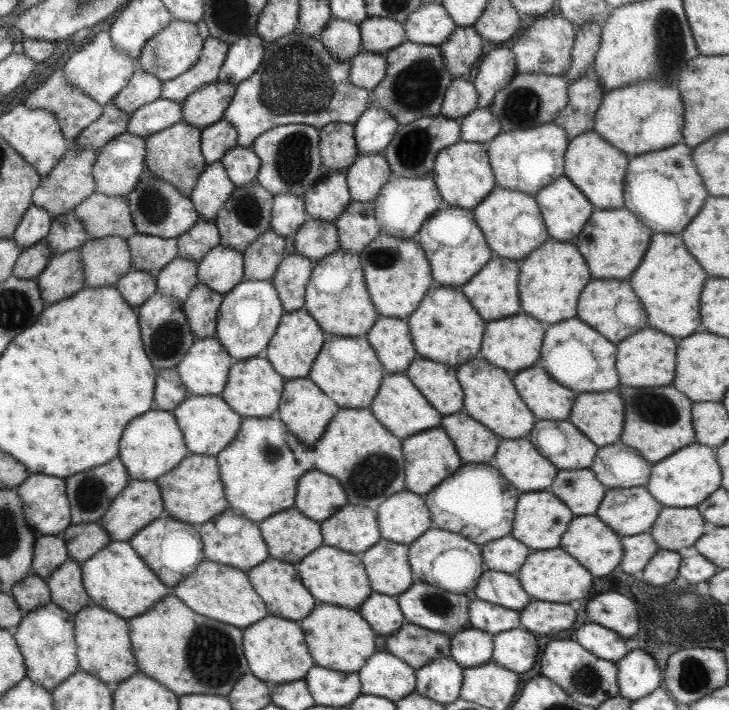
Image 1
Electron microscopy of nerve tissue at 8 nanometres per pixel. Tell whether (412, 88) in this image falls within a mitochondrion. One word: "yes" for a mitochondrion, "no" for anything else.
yes

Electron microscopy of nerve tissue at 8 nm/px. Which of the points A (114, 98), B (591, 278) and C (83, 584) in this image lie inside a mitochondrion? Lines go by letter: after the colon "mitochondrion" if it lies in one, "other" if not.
A: other
B: other
C: other

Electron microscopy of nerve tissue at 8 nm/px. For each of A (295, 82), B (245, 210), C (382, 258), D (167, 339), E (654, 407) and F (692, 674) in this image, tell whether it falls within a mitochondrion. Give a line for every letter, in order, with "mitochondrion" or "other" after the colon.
A: mitochondrion
B: mitochondrion
C: mitochondrion
D: mitochondrion
E: mitochondrion
F: mitochondrion

